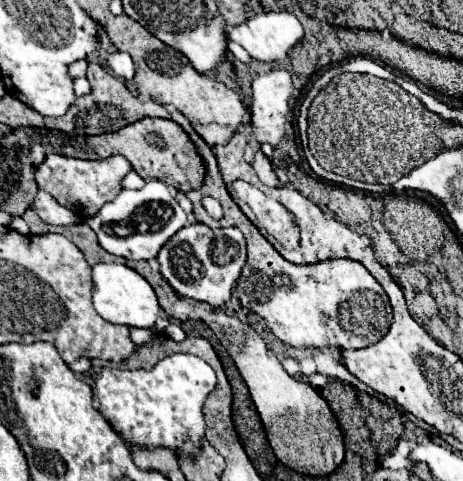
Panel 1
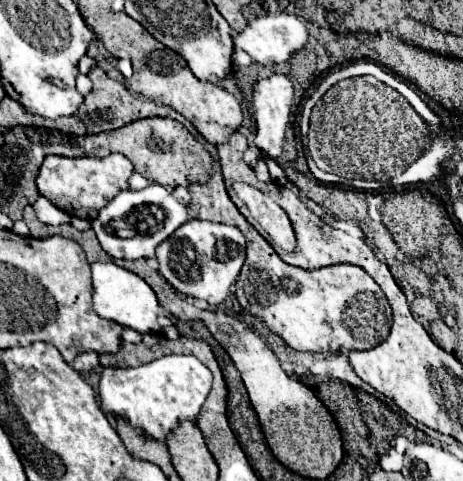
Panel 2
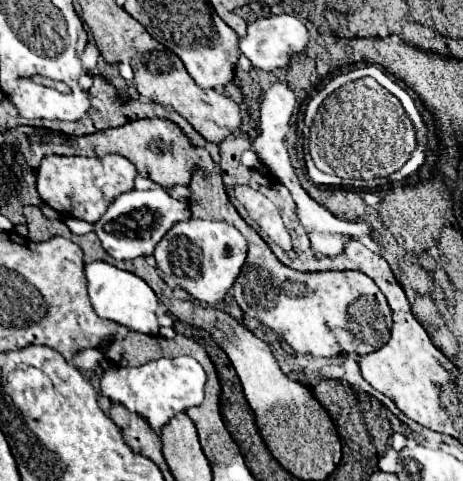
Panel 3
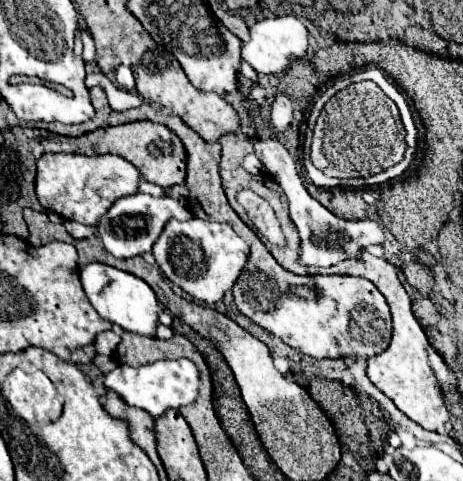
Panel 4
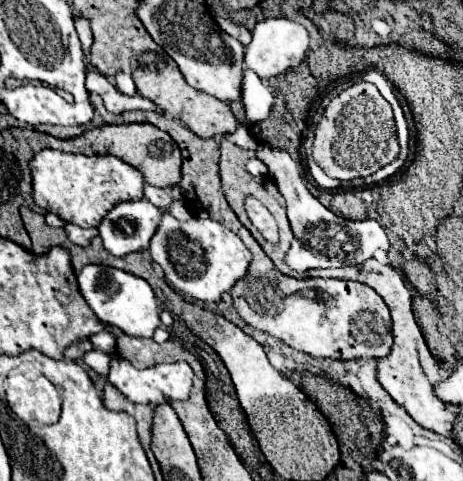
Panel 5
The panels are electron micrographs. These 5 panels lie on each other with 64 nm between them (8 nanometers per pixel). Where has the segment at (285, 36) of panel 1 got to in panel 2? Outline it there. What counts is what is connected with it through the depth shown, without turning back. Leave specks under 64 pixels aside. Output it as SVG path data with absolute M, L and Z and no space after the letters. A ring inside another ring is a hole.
M286 12L258 16L242 32L234 36L234 46L242 48L256 64L262 64L262 66L284 64L294 52L302 50L306 42L308 42L306 26L294 14L286 14Z

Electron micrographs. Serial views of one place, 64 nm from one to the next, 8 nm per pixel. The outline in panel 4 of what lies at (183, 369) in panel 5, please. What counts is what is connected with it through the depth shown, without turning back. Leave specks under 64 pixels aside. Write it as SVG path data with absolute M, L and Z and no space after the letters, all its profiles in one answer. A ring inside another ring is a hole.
M178 358L178 360L160 360L154 364L148 364L144 368L132 368L118 364L106 378L104 378L106 388L112 388L120 398L126 400L126 404L148 410L154 418L158 418L162 412L168 408L180 408L184 404L192 404L198 396L198 368L194 366L192 360L188 358Z

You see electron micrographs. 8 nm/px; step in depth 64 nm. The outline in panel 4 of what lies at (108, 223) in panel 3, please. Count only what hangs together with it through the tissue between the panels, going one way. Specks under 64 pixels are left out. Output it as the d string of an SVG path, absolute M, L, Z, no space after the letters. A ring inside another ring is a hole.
M134 194L134 196L126 196L120 198L112 204L112 208L106 212L106 216L102 216L102 220L98 222L98 234L102 238L104 248L116 256L116 258L132 258L144 252L152 250L152 244L156 242L156 238L160 236L164 224L168 220L190 220L192 212L188 210L188 206L180 200L174 200L170 196L162 196L162 198L154 198L148 194Z

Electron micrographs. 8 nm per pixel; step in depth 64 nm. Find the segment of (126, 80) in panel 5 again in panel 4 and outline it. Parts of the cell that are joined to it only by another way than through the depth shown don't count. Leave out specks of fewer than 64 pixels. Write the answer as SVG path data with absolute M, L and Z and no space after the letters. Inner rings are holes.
M120 66L116 70L116 84L120 88L124 88L124 90L132 90L134 88L134 76L132 76L132 72L130 72L128 66Z

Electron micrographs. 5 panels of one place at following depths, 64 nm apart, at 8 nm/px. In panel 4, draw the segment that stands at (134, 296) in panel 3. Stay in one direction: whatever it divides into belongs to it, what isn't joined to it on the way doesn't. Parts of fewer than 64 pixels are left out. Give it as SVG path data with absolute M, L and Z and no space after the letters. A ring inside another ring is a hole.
M94 262L94 264L88 264L80 272L80 282L82 282L82 288L84 288L90 304L104 320L122 326L126 332L134 332L140 336L154 336L156 334L160 306L158 306L156 294L142 278L128 274L124 270Z

